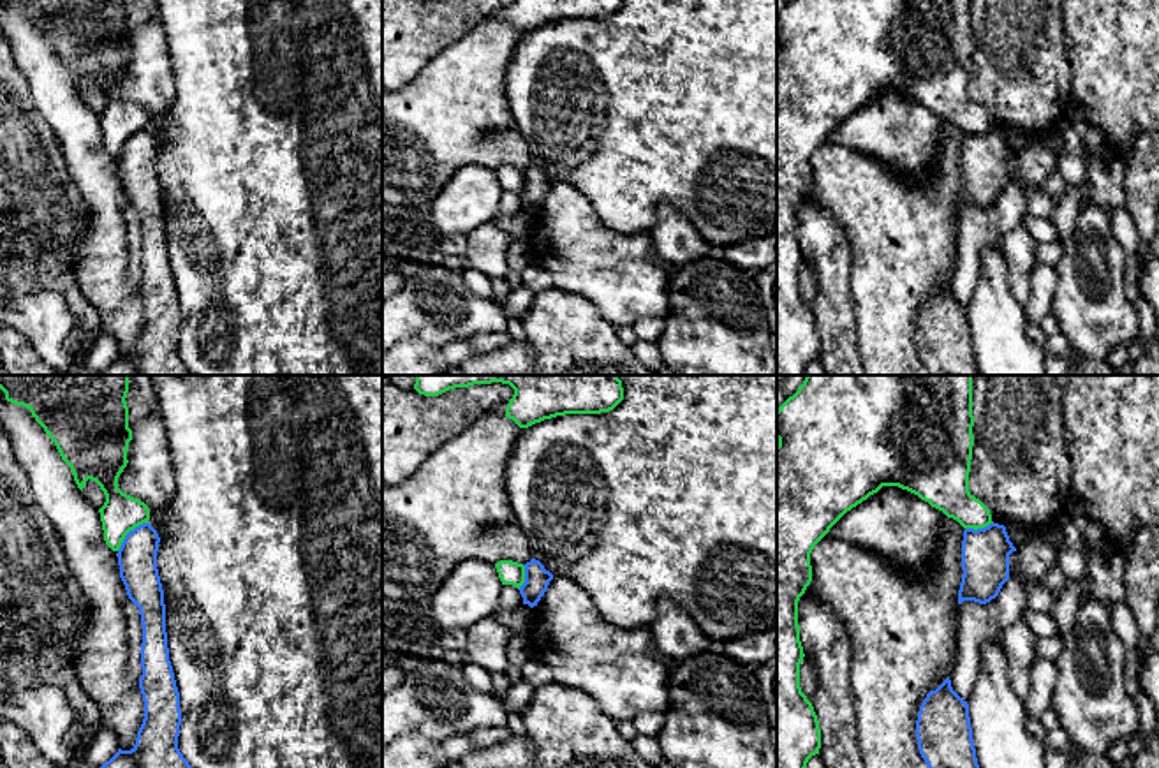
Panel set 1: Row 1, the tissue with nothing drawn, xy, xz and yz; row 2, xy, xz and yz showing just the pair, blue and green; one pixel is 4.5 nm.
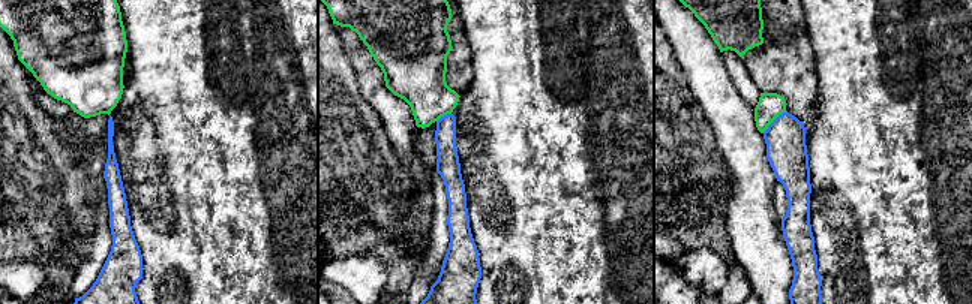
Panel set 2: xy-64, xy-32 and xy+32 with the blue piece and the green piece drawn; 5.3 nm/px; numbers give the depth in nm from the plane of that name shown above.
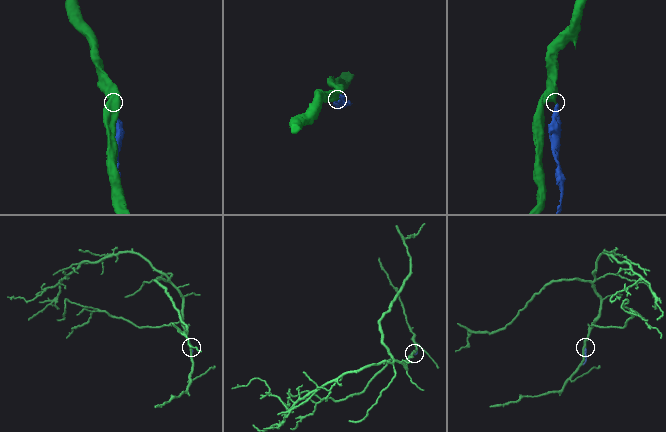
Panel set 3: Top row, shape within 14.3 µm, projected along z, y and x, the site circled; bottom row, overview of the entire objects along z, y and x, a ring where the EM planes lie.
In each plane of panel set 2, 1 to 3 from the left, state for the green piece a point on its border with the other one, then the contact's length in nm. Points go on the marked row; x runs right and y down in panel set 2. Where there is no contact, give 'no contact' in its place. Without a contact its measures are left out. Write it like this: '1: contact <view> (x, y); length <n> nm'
1: no contact
2: contact xy-32 (444, 116); length 90 nm
3: contact xy+32 (774, 120); length 180 nm

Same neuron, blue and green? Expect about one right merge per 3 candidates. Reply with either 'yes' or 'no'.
no

